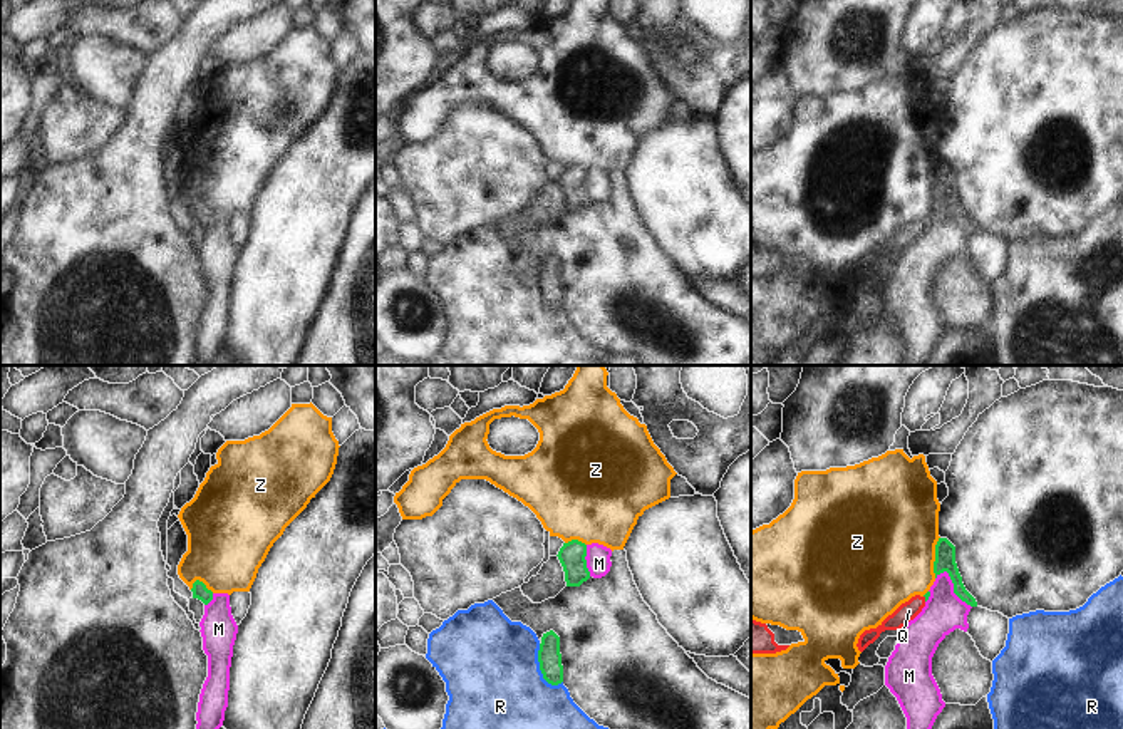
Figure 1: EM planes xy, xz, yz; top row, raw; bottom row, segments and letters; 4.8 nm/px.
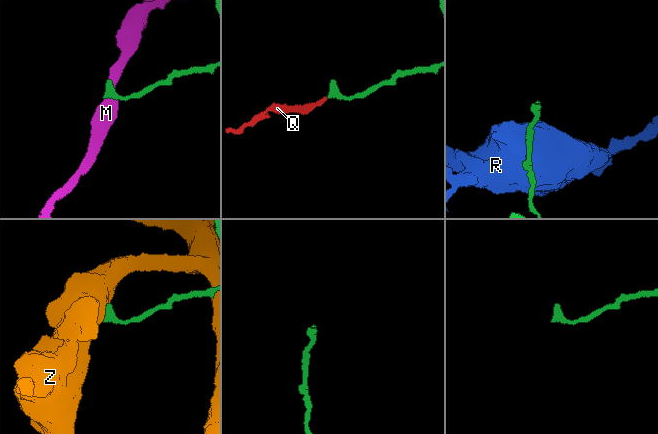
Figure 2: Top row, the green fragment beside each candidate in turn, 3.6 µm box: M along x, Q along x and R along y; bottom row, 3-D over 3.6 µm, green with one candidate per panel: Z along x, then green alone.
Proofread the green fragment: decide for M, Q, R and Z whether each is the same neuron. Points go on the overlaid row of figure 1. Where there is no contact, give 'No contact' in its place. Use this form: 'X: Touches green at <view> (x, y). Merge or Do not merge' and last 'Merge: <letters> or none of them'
M: Touches green at yz (954, 585). Do not merge
Q: Touches green at yz (926, 599). Merge
R: Touches green at xz (540, 667). Do not merge
Z: Touches green at yz (936, 557). Do not merge
Merge: Q.

